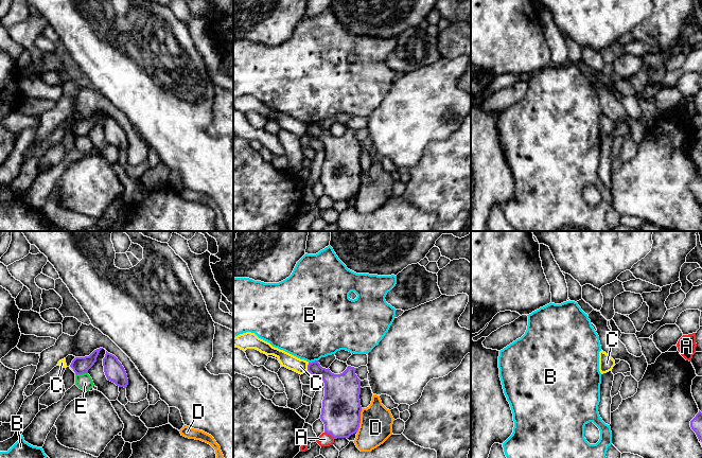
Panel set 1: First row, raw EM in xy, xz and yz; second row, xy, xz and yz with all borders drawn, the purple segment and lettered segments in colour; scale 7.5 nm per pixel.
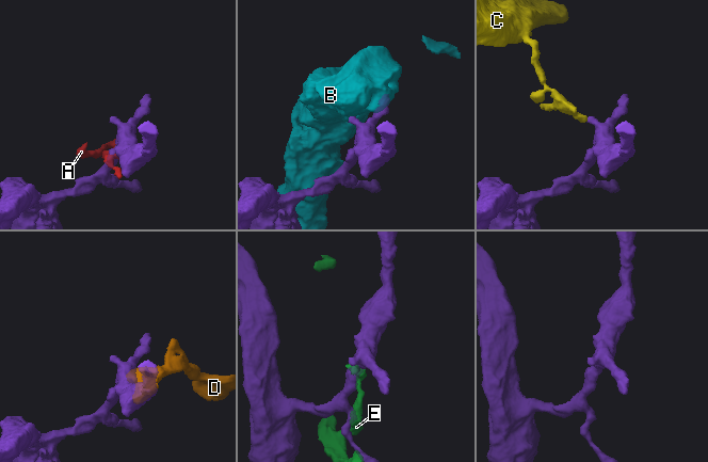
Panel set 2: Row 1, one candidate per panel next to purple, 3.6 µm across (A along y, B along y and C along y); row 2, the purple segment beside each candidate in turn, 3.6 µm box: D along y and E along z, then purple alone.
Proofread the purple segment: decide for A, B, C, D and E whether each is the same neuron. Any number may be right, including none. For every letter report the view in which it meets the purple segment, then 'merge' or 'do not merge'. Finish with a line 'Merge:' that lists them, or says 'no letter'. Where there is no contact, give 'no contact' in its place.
A: contact in xz; do not merge
B: contact in xz; do not merge
C: contact in xz; do not merge
D: contact in xz; do not merge
E: contact in xy; do not merge
Merge: no letter

